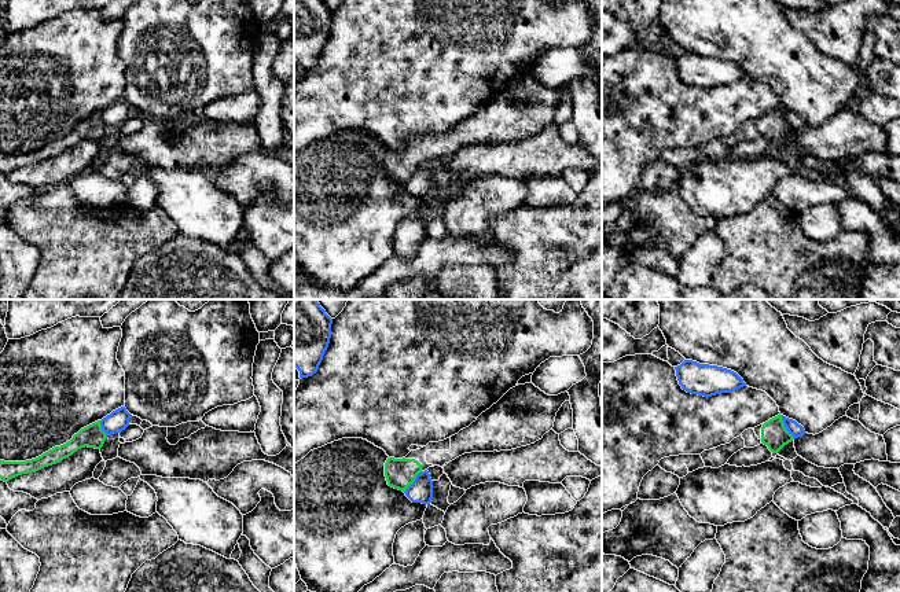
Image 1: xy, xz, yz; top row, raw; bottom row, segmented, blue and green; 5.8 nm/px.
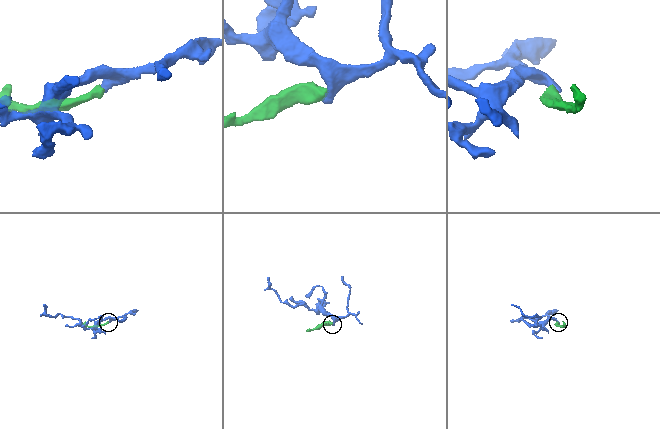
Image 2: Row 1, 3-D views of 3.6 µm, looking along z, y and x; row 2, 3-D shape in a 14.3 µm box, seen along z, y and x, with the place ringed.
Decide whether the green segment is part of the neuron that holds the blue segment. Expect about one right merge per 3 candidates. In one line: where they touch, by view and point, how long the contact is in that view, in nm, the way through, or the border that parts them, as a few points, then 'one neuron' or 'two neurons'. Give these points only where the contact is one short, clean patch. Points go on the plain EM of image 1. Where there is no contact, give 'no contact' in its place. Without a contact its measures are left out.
meets blue in yz at (785, 118); contact 170 nm long; border along yz (781, 107), (785, 121), (794, 131); two neurons

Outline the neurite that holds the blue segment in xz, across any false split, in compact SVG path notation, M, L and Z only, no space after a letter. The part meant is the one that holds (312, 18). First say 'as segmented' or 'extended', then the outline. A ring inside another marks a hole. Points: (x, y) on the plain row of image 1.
as segmented | M294 0L294 59L301 71L317 65L330 36L331 16L323 0Z

